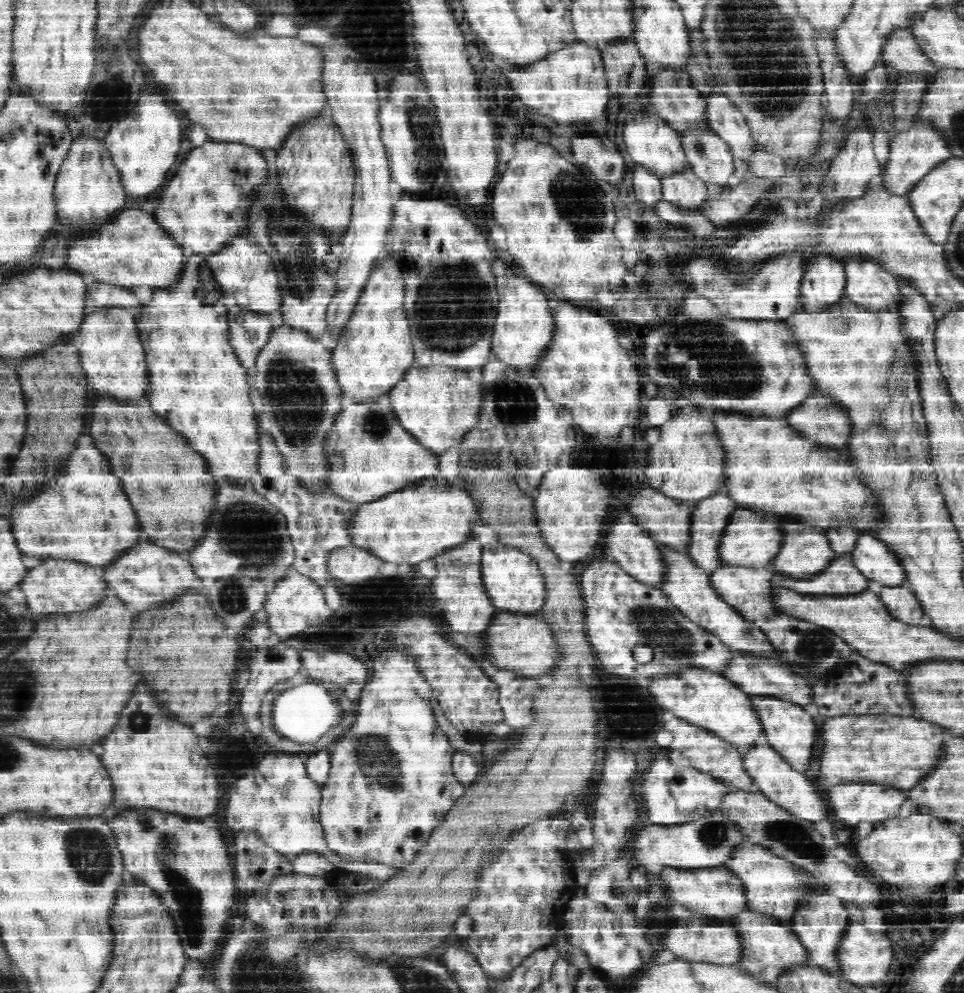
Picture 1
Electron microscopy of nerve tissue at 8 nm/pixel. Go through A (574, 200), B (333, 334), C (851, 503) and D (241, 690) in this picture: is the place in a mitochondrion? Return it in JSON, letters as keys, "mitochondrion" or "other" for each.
{"A":"mitochondrion","B":"other","C":"other","D":"other"}

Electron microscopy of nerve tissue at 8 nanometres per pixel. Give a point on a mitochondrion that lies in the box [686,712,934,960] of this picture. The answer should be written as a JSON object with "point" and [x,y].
{"point":[784,834]}

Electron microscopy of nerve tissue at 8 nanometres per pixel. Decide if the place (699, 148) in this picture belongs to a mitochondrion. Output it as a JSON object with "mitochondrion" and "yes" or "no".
{"mitochondrion":"yes"}

